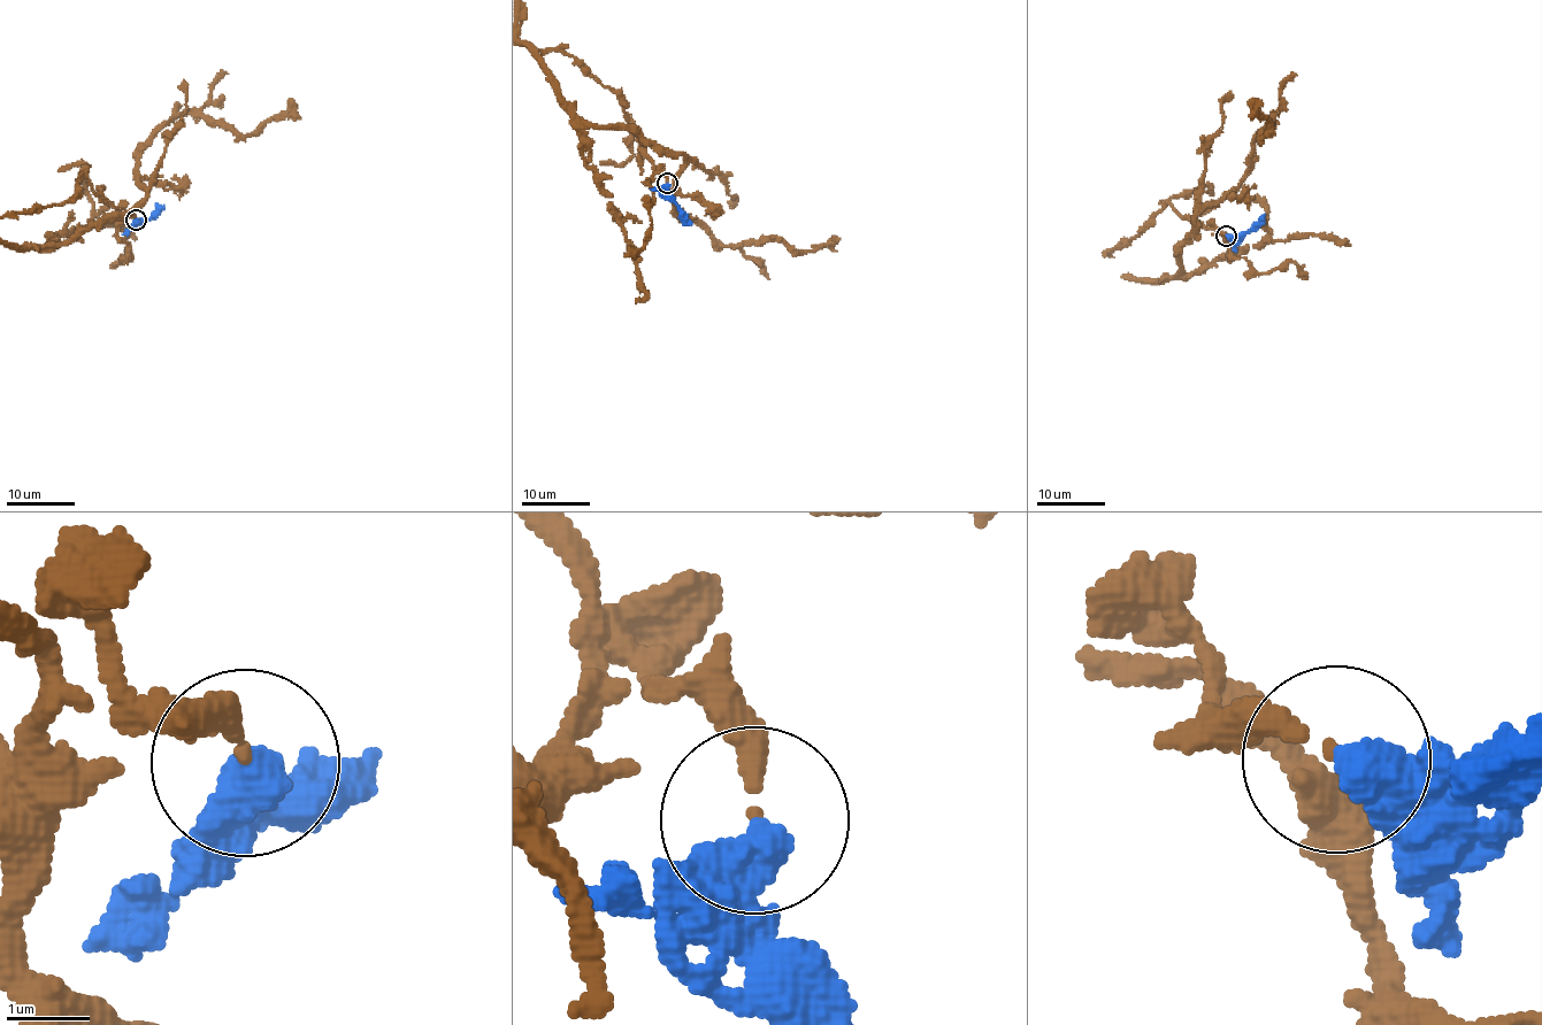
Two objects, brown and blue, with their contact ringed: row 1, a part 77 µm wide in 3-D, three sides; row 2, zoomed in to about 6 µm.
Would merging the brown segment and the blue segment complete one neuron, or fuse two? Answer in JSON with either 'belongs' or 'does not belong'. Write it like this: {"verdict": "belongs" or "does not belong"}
{"verdict": "belongs"}

